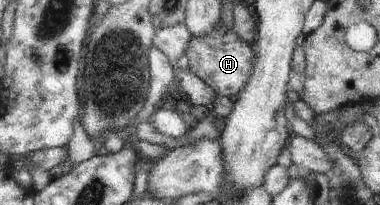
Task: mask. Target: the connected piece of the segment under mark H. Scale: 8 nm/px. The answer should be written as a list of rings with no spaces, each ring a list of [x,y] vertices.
[[[221,22],[218,28],[206,37],[193,37],[185,54],[186,67],[202,79],[217,95],[239,96],[250,81],[256,65],[251,45],[238,33],[227,30]]]

